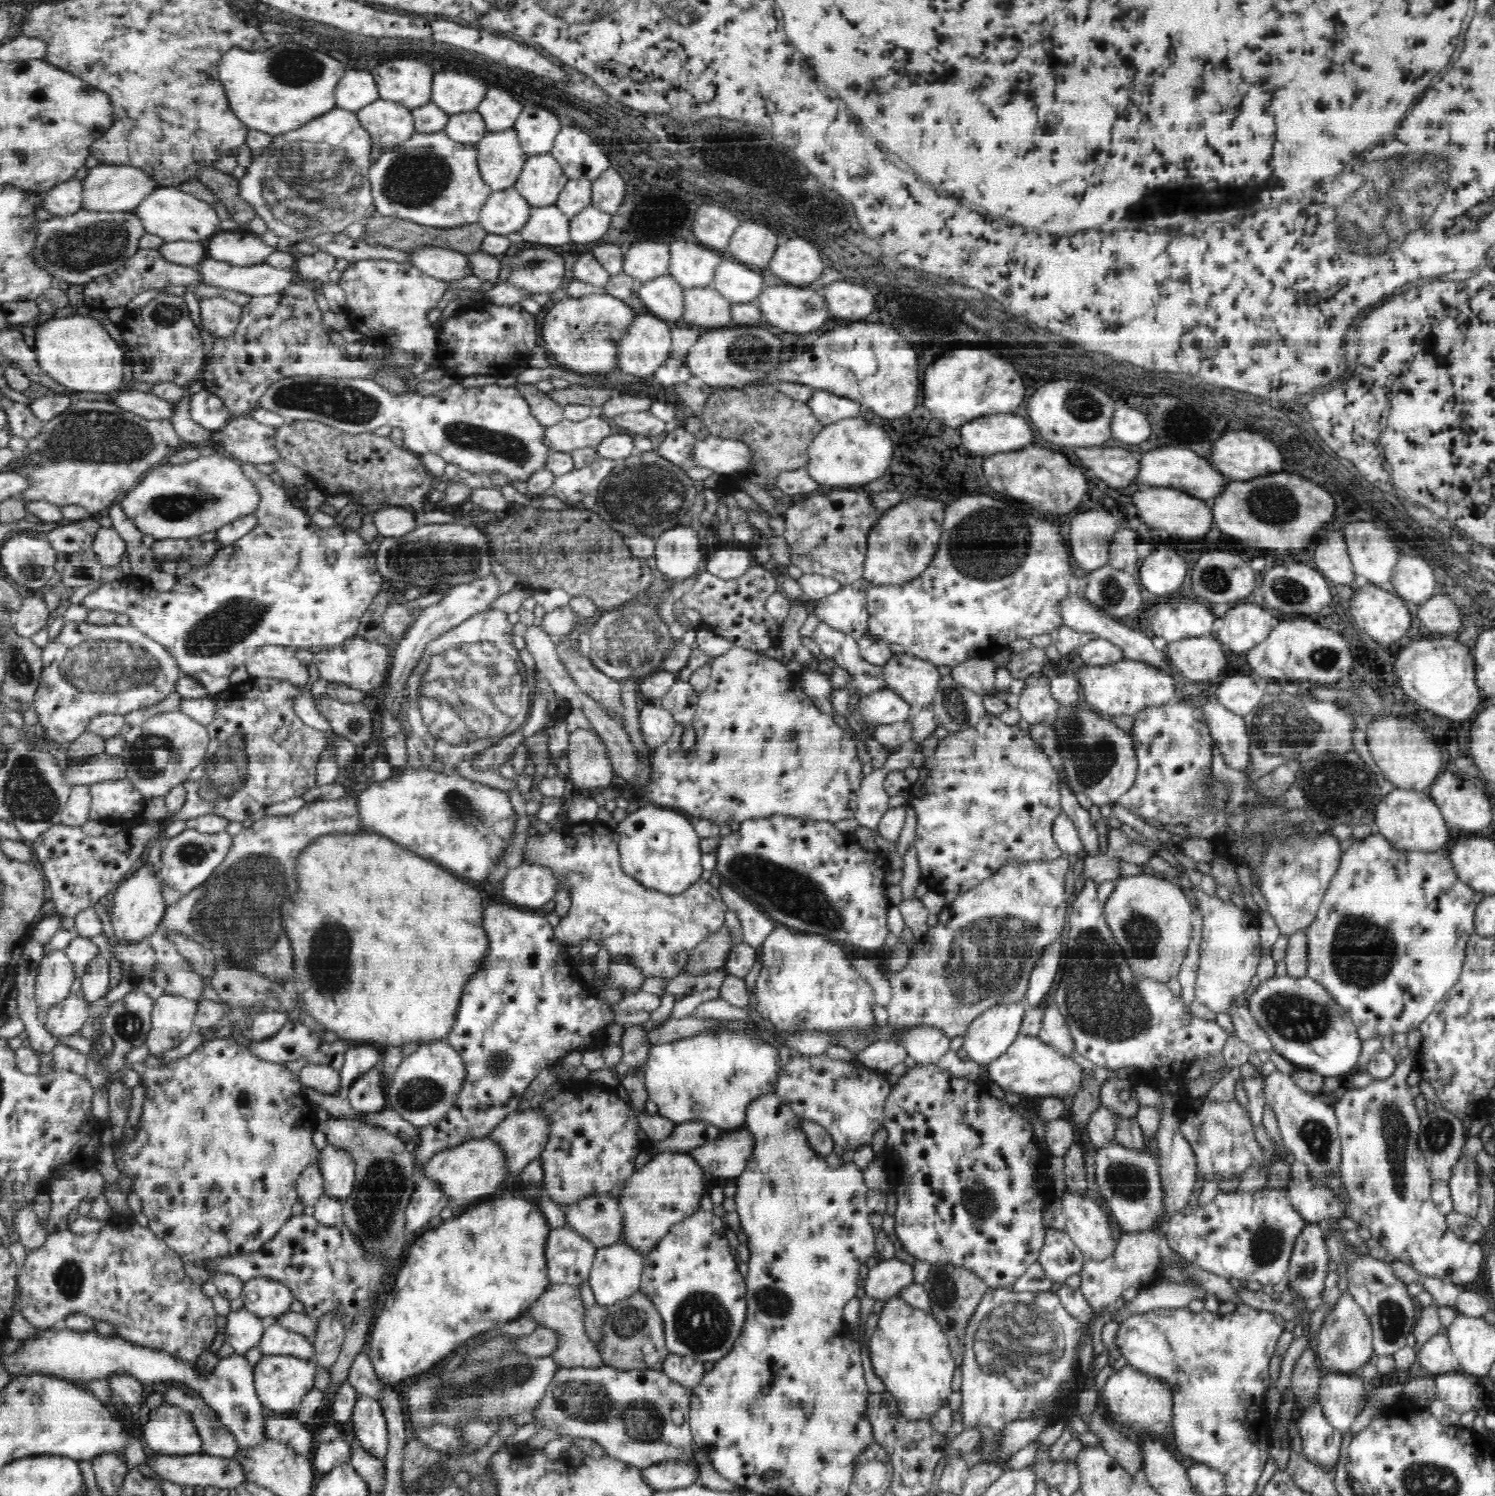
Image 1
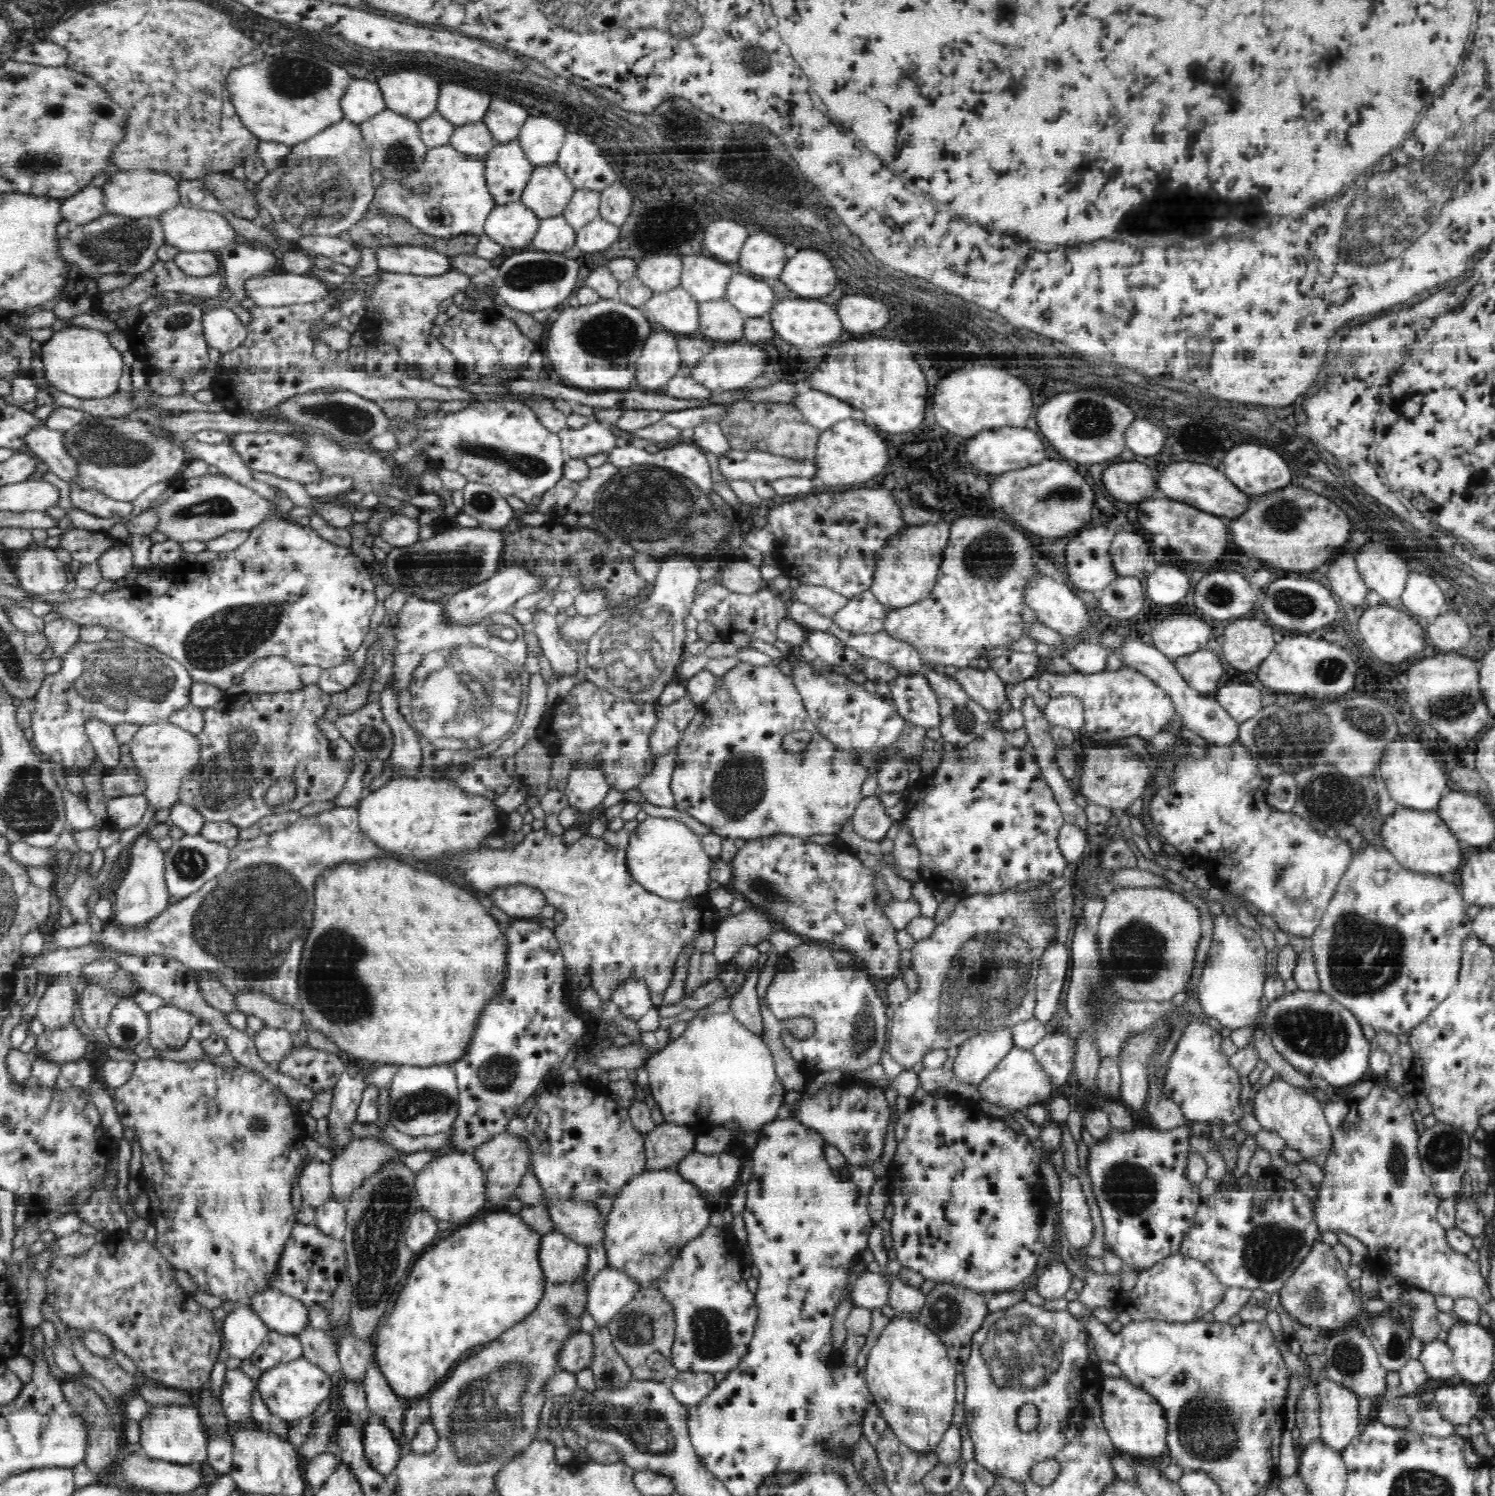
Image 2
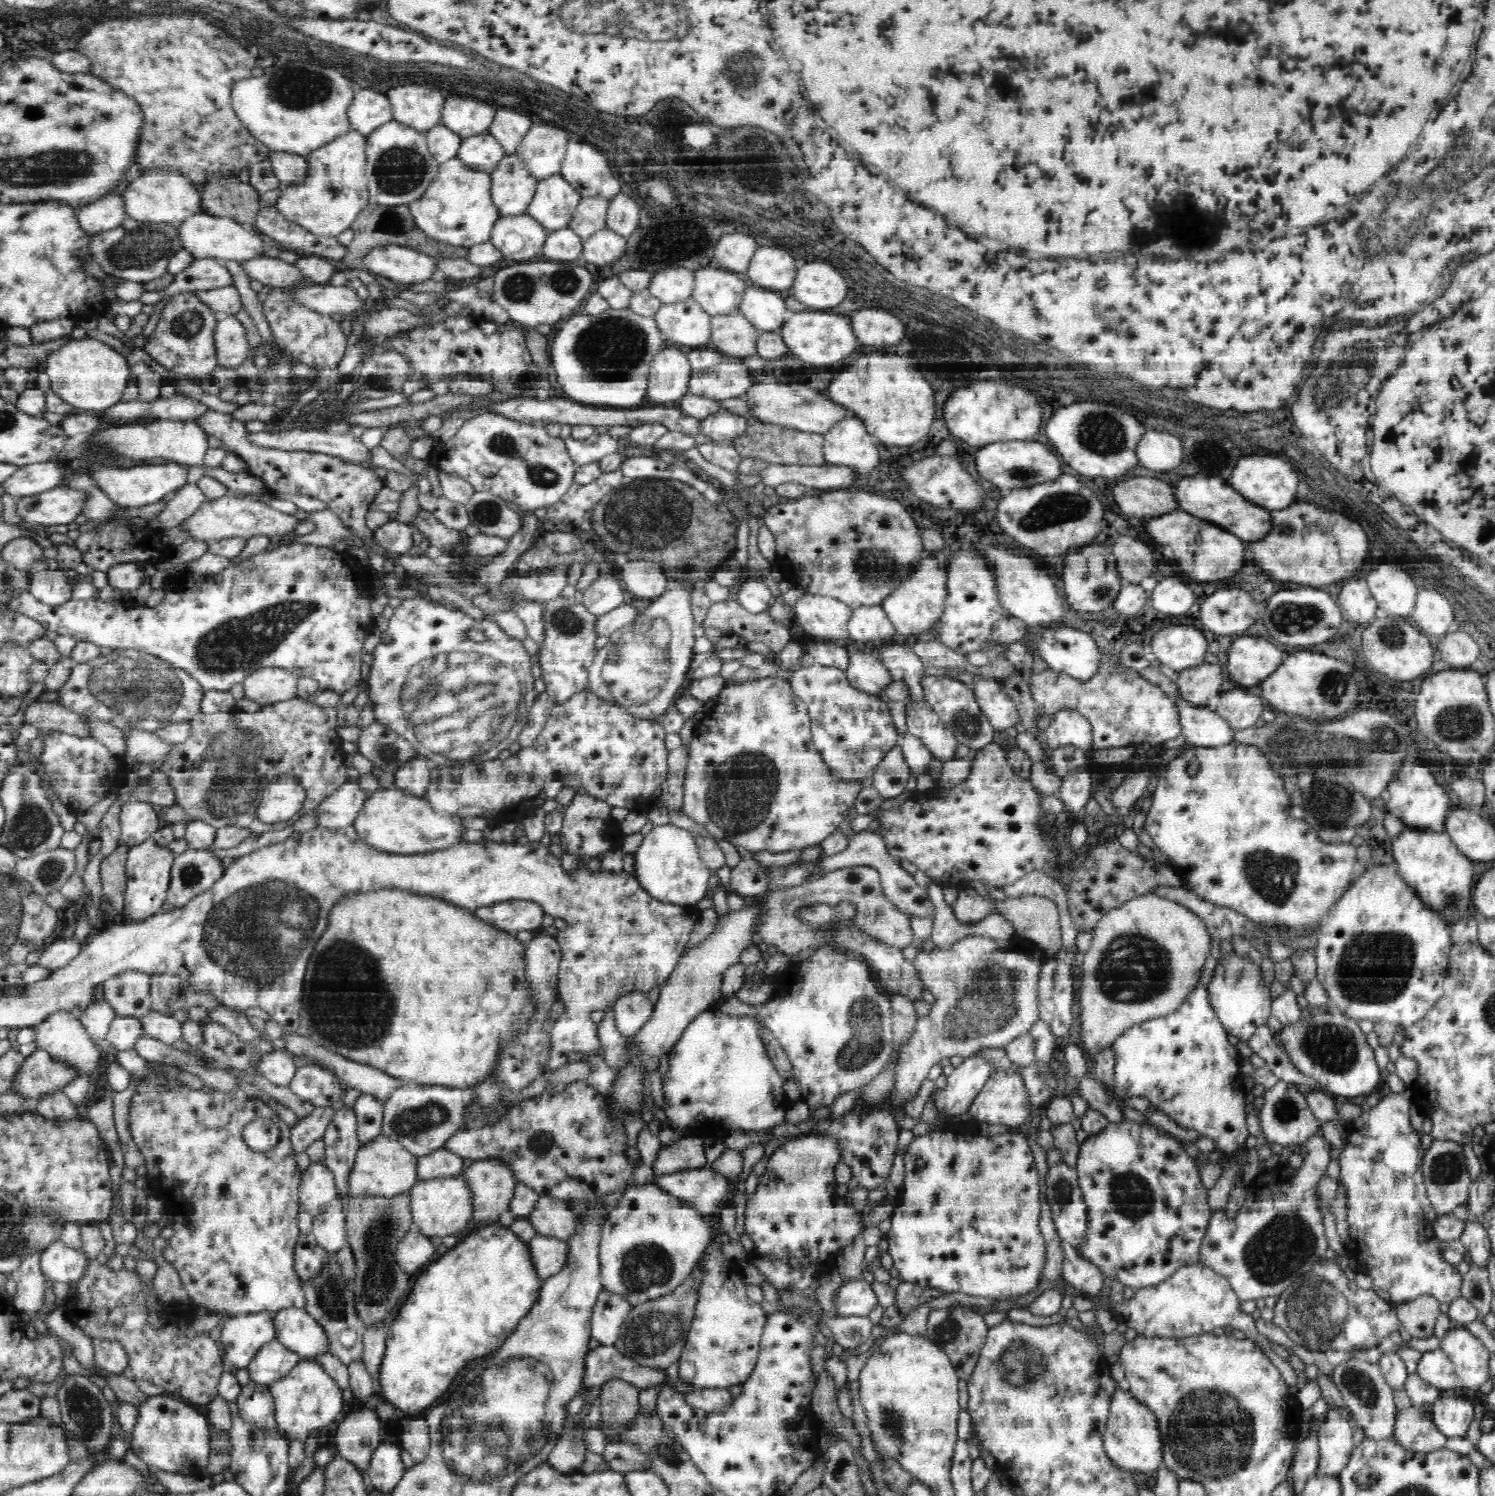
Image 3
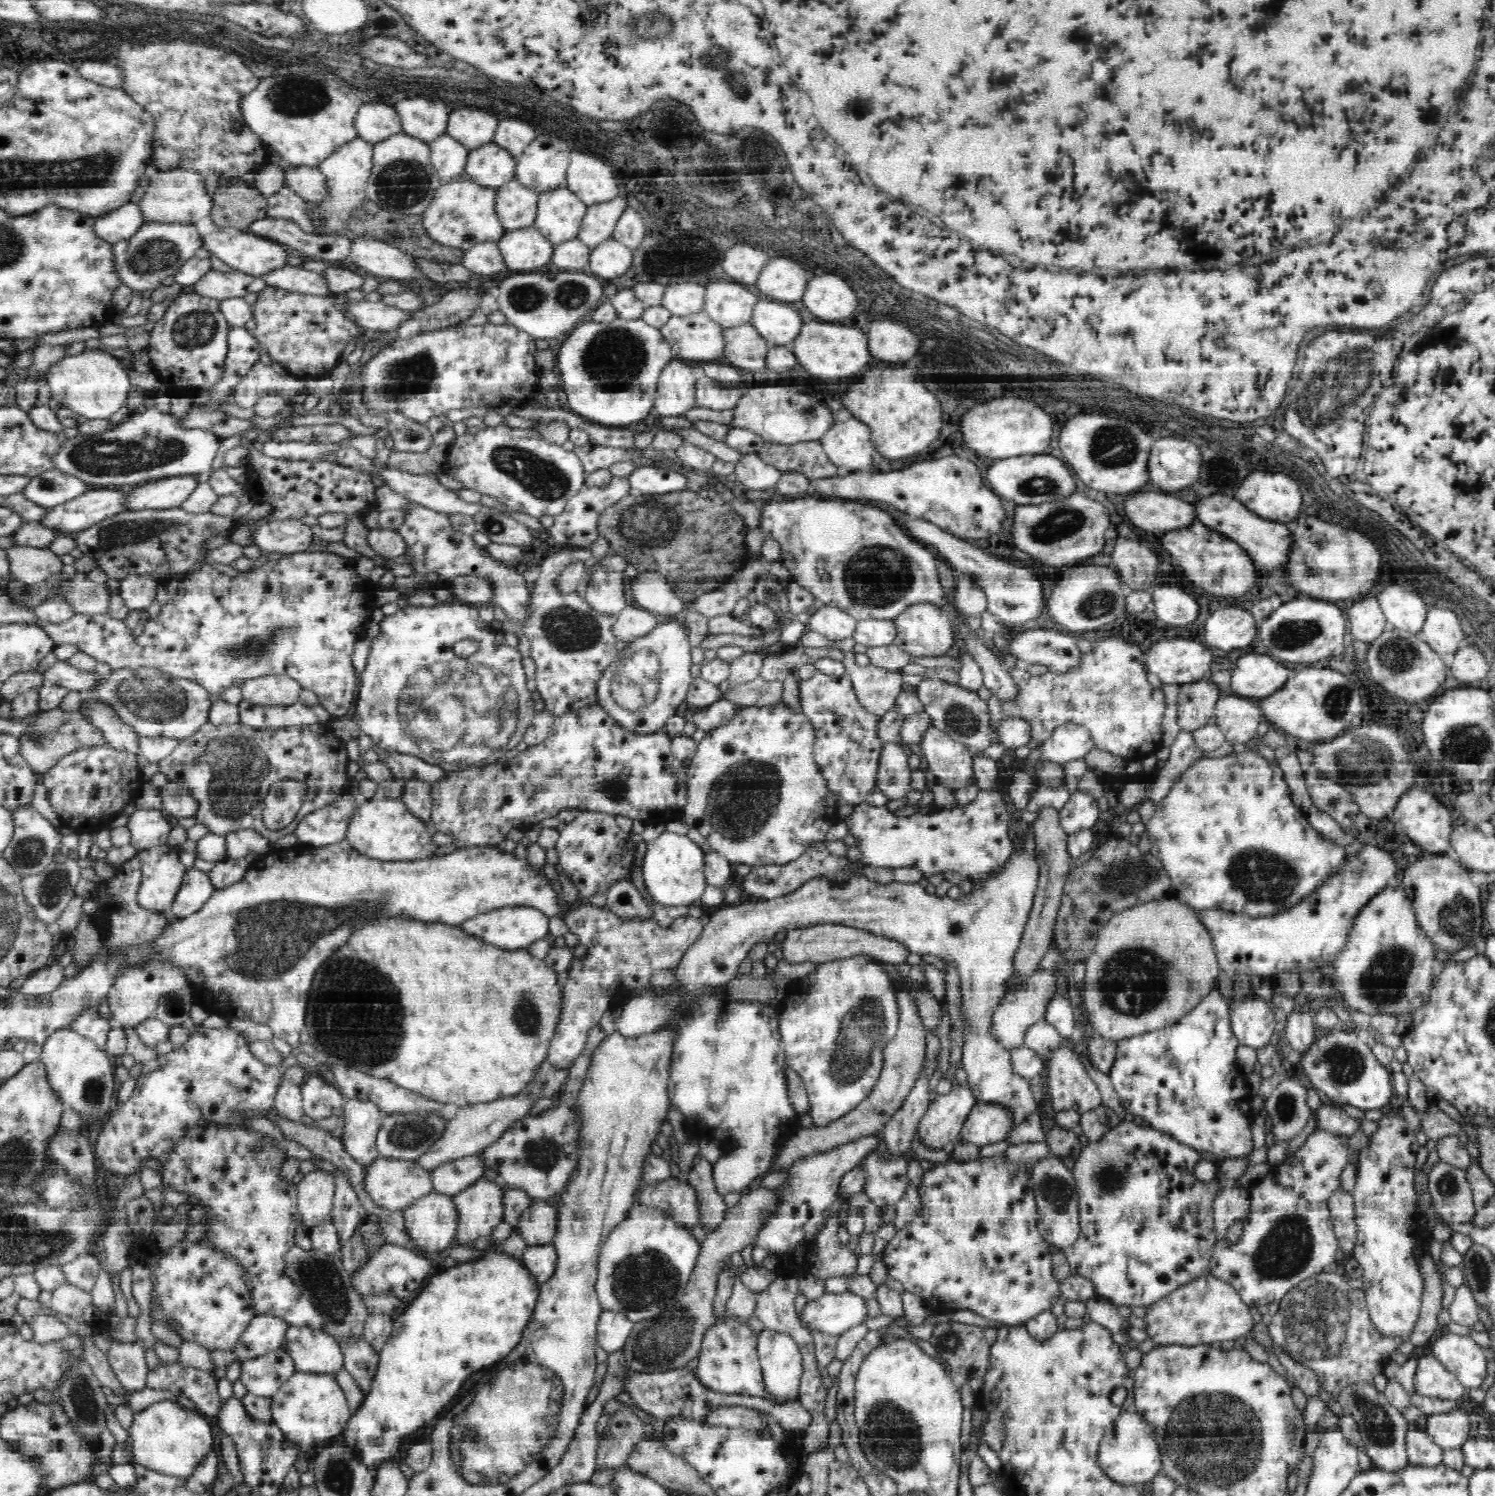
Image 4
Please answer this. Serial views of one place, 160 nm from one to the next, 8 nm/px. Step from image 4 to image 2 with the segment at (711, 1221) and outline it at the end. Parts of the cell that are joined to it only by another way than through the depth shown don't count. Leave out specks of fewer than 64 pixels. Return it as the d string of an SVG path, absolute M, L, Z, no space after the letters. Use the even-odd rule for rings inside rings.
M663 1122L644 1136L646 1170L666 1170L675 1167L682 1158L695 1153L695 1130Z

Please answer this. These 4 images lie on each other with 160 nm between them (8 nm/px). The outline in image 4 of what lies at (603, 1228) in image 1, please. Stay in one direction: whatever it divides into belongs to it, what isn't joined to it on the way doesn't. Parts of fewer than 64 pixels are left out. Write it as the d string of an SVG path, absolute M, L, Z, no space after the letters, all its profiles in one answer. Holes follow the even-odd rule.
M534 1200L533 1204L524 1210L514 1230L518 1230L527 1246L547 1245L554 1240L558 1222L554 1208L548 1202Z

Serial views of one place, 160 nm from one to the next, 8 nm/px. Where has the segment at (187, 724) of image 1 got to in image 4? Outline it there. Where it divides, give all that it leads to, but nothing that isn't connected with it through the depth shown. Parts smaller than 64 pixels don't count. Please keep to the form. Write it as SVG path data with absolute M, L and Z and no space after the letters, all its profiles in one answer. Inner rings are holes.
M88 701L82 704L80 712L102 732L108 747L114 747L116 751L129 752L130 755L140 755L139 735L108 705Z

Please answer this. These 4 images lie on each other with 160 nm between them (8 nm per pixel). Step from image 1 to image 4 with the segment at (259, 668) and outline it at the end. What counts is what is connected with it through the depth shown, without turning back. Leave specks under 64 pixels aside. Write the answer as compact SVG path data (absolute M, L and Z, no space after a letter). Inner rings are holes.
M262 676L241 685L244 700L260 706L292 706L299 702L302 686L288 676Z

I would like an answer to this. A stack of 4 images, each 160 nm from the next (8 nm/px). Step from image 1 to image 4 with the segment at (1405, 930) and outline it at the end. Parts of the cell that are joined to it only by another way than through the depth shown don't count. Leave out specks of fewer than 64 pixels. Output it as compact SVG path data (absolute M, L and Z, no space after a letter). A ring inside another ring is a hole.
M1386 888L1386 892L1382 892L1382 896L1374 896L1374 900L1370 899L1369 901L1370 904L1366 903L1366 908L1362 909L1362 916L1357 916L1358 924L1354 924L1354 932L1349 932L1350 944L1346 944L1346 948L1342 948L1342 956L1337 956L1338 964L1332 963L1332 986L1342 994L1341 1000L1343 1000L1347 1011L1358 1010L1358 1012L1370 1015L1392 1014L1396 1018L1412 1016L1415 1013L1414 1010L1424 1006L1424 1003L1430 998L1430 992L1433 987L1432 976L1434 976L1434 967L1438 964L1434 955L1436 947L1434 947L1434 943L1430 942L1430 939L1426 938L1426 933L1422 931L1422 927L1418 926L1414 907L1404 889Z

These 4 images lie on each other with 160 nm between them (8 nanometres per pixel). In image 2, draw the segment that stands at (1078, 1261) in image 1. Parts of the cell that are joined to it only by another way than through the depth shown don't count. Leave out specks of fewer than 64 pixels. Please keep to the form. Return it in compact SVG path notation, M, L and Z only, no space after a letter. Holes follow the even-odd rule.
M1059 1255L1052 1259L1054 1261L1043 1268L1042 1274L1037 1279L1036 1290L1045 1300L1064 1298L1064 1295L1071 1289L1070 1285L1074 1280L1074 1276L1070 1274L1068 1266L1059 1258Z

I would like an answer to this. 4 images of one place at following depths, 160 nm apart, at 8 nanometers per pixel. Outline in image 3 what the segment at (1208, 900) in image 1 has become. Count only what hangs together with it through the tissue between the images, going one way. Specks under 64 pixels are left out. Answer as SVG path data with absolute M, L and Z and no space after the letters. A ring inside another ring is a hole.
M1247 951L1233 952L1229 957L1220 957L1208 984L1210 1004L1218 1020L1229 1034L1239 1040L1247 1041L1259 1026L1266 1025L1266 1019L1271 1015L1272 994L1260 969L1260 965L1249 959Z

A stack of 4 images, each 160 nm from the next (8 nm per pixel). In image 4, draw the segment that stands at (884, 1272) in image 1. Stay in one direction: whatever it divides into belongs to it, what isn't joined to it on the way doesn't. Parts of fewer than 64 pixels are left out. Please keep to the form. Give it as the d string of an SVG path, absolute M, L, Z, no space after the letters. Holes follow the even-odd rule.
M850 1291L824 1293L820 1298L808 1301L798 1314L799 1322L806 1330L816 1329L837 1336L867 1318L865 1298Z

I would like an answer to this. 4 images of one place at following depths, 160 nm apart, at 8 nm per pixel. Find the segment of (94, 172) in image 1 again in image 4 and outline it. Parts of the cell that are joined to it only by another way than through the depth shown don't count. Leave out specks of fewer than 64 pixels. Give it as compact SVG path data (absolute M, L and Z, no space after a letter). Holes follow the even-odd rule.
M196 174L196 180L194 180L194 184L190 184L190 188L188 186L172 186L172 184L149 186L146 183L147 190L144 192L142 200L138 202L143 220L156 223L195 224L209 216L213 210L213 197L210 197L206 190L206 178L198 178L198 176L200 174Z

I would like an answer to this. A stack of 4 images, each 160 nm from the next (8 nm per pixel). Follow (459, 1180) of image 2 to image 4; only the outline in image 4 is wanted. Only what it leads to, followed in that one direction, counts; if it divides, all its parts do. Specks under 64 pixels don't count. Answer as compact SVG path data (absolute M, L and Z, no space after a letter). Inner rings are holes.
M429 1192L404 1210L403 1216L408 1235L420 1248L436 1252L454 1244L459 1213L450 1196Z

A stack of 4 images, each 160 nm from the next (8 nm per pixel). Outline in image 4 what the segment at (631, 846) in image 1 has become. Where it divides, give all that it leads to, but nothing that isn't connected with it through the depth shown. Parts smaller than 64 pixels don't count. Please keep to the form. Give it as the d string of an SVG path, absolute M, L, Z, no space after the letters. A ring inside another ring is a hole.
M664 831L648 843L641 868L644 886L651 898L664 906L687 907L702 898L707 886L703 856L703 850L687 835Z

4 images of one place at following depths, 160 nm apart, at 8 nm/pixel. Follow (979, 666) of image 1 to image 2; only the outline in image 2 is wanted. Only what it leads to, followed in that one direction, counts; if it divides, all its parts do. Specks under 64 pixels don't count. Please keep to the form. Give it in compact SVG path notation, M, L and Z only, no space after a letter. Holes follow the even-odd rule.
M975 663L962 668L953 677L964 691L987 712L999 712L1006 695L1006 683L1004 683L994 670L980 670Z

